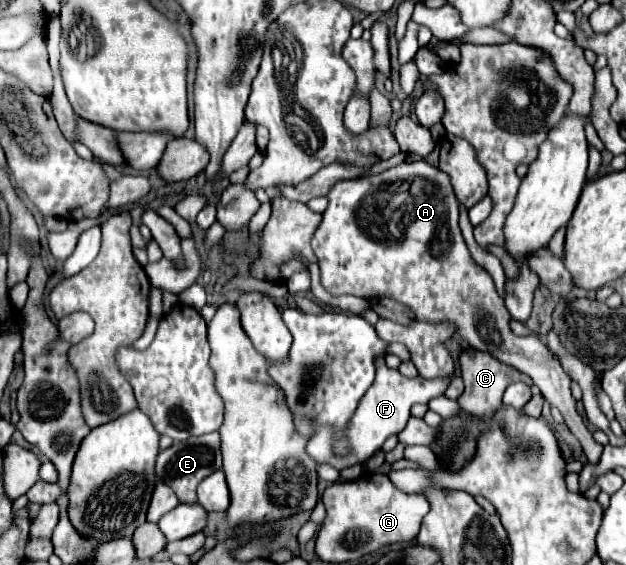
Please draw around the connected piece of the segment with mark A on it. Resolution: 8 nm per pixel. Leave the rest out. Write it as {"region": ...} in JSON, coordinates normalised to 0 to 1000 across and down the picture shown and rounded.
{"region":[[[679,285],[637,288],[596,313],[542,320],[522,349],[526,366],[516,377],[513,398],[500,412],[497,437],[513,476],[513,501],[529,522],[567,522],[583,529],[625,526],[650,540],[666,568],[717,568],[720,575],[727,575],[733,596],[746,604],[756,618],[781,621],[784,628],[794,628],[794,635],[800,635],[804,642],[845,664],[867,703],[896,727],[906,756],[928,781],[938,812],[957,812],[963,788],[950,784],[944,763],[922,727],[922,710],[912,699],[909,664],[899,657],[896,642],[877,628],[874,614],[858,596],[819,593],[819,586],[813,582],[813,550],[807,550],[807,536],[797,526],[784,487],[778,483],[778,476],[756,462],[733,409],[733,356],[724,342],[717,310]]]}

